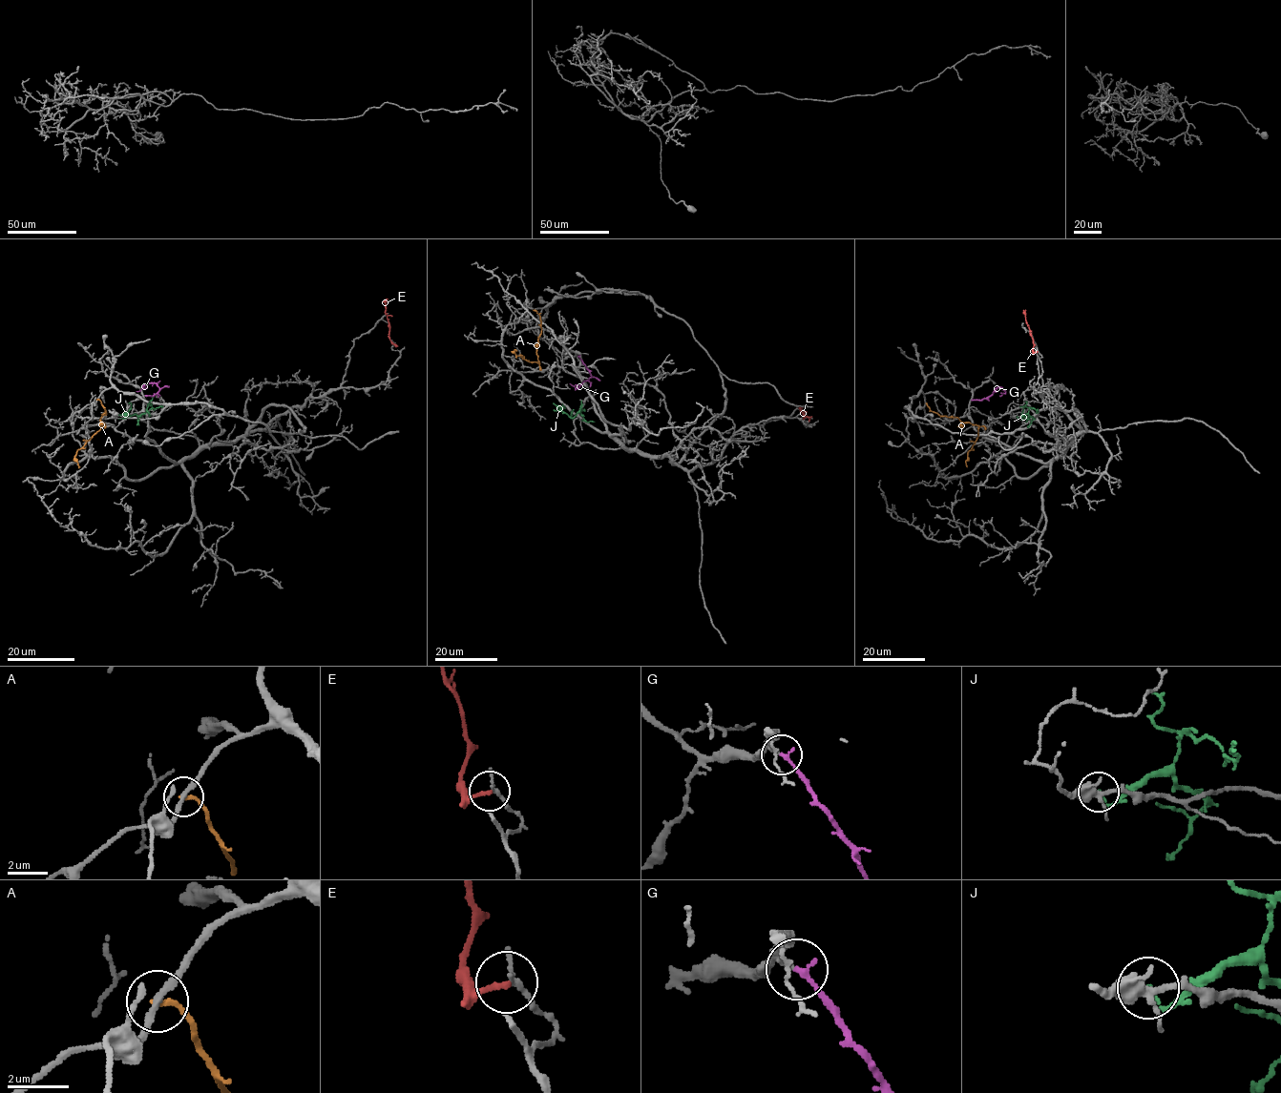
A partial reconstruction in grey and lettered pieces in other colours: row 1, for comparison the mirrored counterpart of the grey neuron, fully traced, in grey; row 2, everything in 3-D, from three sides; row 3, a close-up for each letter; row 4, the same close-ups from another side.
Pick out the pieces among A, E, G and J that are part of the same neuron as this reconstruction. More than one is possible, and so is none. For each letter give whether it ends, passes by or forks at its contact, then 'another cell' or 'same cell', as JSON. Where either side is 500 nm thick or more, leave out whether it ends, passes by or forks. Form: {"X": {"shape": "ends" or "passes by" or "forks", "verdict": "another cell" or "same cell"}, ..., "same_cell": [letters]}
{"A": {"shape": "ends", "verdict": "another cell"}, "E": {"shape": "ends", "verdict": "another cell"}, "G": {"shape": "ends", "verdict": "same cell"}, "J": {"shape": "ends", "verdict": "another cell"}, "same_cell": ["G"]}

